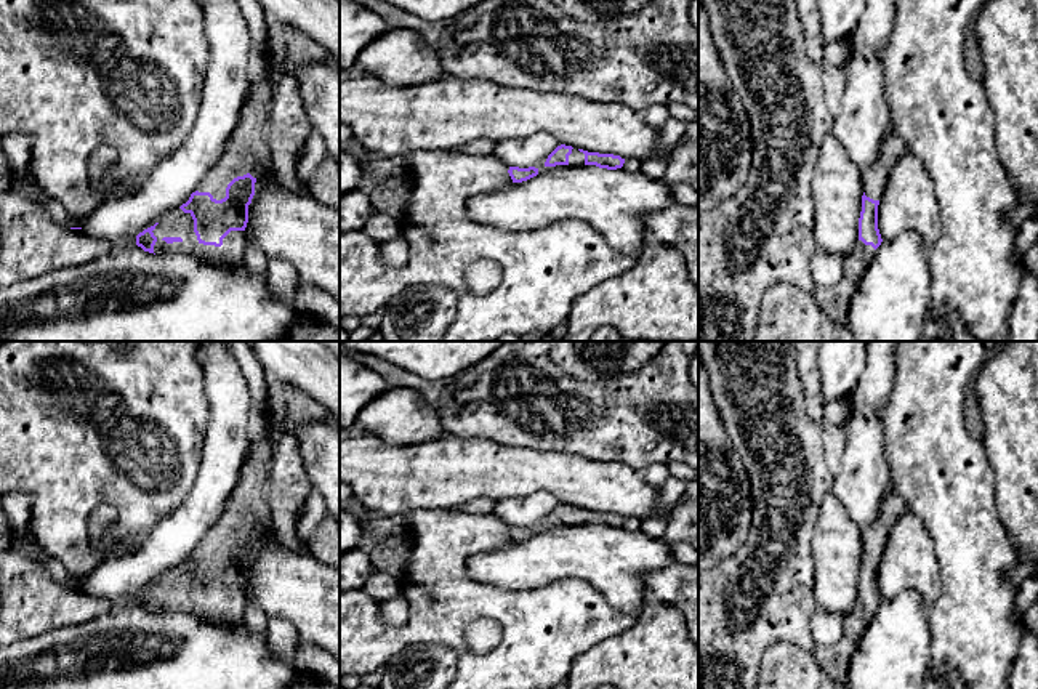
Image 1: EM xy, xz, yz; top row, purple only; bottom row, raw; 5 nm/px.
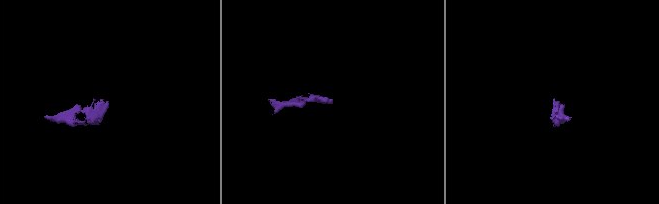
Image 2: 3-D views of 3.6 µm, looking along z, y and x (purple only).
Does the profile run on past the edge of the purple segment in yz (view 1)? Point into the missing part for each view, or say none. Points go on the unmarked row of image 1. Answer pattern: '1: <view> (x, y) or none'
1: yz (835, 659)

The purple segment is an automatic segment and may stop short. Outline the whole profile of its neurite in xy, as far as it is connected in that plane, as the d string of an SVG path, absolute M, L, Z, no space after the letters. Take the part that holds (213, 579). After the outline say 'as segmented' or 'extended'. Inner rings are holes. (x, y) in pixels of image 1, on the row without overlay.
M268 431L250 445L240 479L227 498L218 521L210 527L189 559L162 575L159 582L136 594L136 604L154 614L184 610L199 617L239 623L245 618L245 594L248 564L255 554L256 537L271 527L272 516L266 498L266 484L272 466L272 445Z; extended

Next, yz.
M889 482L876 519L862 532L863 554L859 577L859 599L843 617L843 638L833 646L812 647L817 663L835 681L846 681L849 662L857 643L883 601L878 588L878 564L891 529L905 510L905 502Z; extended

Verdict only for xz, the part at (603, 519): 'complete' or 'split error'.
split error

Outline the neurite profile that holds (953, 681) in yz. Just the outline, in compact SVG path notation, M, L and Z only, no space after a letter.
M927 671L923 689L971 689L964 679L958 675L950 676L934 676Z

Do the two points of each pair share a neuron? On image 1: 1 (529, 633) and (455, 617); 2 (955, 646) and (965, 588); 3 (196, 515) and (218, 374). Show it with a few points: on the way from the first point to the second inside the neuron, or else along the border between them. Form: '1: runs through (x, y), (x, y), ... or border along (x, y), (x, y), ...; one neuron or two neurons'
1: runs through (511, 616), (505, 609), (473, 609); one neuron
2: runs through (965, 632), (965, 603); one neuron
3: runs through (217, 479), (223, 457), (223, 409); one neuron

